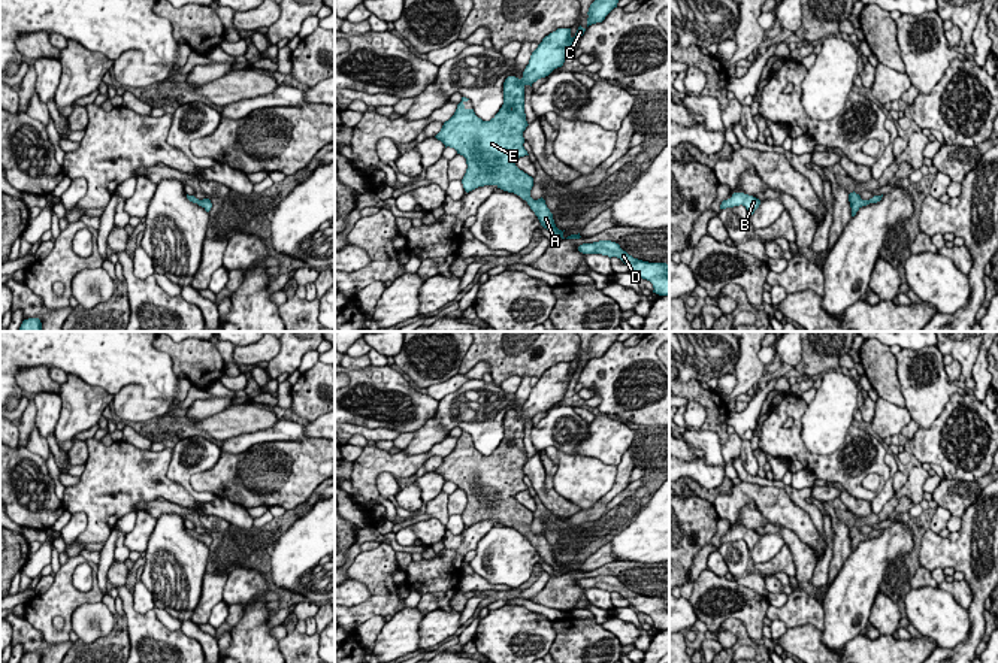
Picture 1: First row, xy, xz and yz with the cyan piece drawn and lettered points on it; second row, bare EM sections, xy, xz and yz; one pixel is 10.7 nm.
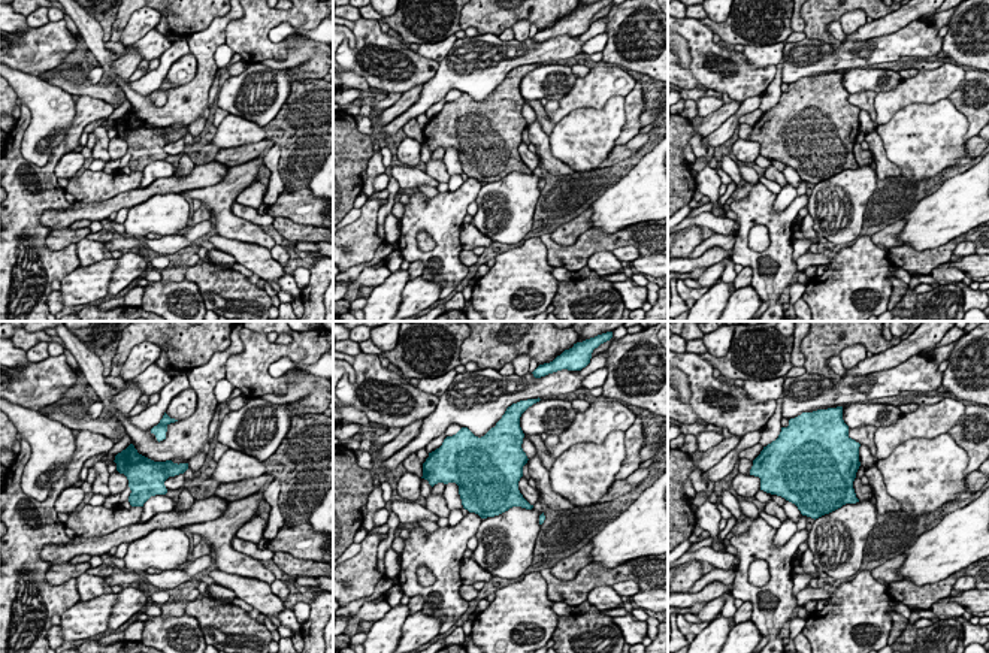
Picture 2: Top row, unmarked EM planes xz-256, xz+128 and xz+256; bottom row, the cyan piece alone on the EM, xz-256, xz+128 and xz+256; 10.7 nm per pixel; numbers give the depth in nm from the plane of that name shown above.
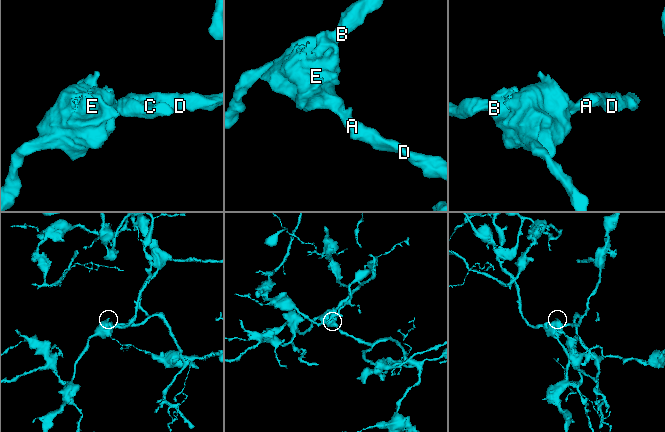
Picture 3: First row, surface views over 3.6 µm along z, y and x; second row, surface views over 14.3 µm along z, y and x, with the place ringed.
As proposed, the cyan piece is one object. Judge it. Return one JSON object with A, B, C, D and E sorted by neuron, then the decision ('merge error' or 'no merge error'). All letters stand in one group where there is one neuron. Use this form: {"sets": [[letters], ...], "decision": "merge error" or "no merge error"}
{"sets": [["A", "B", "C", "D", "E"]], "decision": "no merge error"}

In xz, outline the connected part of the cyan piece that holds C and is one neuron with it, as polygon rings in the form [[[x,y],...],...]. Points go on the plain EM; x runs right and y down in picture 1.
[[[580,360],[574,372],[571,363],[557,363],[545,370],[532,387],[523,412],[505,414],[503,439],[490,455],[483,455],[474,443],[466,443],[463,438],[469,433],[462,432],[454,449],[435,470],[445,482],[454,482],[466,493],[468,503],[462,514],[466,527],[484,520],[514,527],[527,536],[544,563],[562,573],[563,566],[556,561],[545,535],[530,532],[533,512],[520,505],[515,494],[529,490],[523,481],[523,466],[529,460],[524,448],[524,421],[532,421],[538,414],[562,402],[568,384],[584,366],[586,363]]]

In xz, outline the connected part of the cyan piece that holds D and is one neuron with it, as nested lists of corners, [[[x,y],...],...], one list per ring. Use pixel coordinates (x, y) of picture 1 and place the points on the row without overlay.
[[[599,575],[593,578],[583,578],[578,581],[583,588],[602,588],[620,593],[633,608],[653,618],[653,627],[659,630],[669,630],[669,599],[666,597],[648,597],[633,593],[620,582],[619,578],[611,575]]]

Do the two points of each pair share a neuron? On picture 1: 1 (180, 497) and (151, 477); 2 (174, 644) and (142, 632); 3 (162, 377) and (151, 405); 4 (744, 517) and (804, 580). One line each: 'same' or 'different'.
1: same
2: same
3: different
4: same

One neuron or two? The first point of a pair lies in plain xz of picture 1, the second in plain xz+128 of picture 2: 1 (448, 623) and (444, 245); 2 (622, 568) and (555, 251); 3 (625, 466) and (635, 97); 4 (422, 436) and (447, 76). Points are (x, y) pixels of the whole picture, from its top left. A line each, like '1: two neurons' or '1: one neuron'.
1: two neurons
2: one neuron
3: one neuron
4: two neurons

